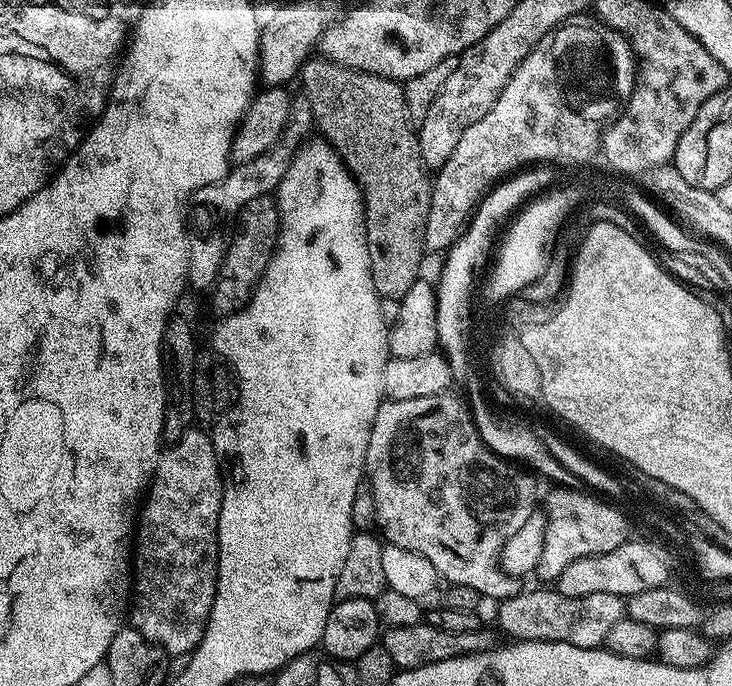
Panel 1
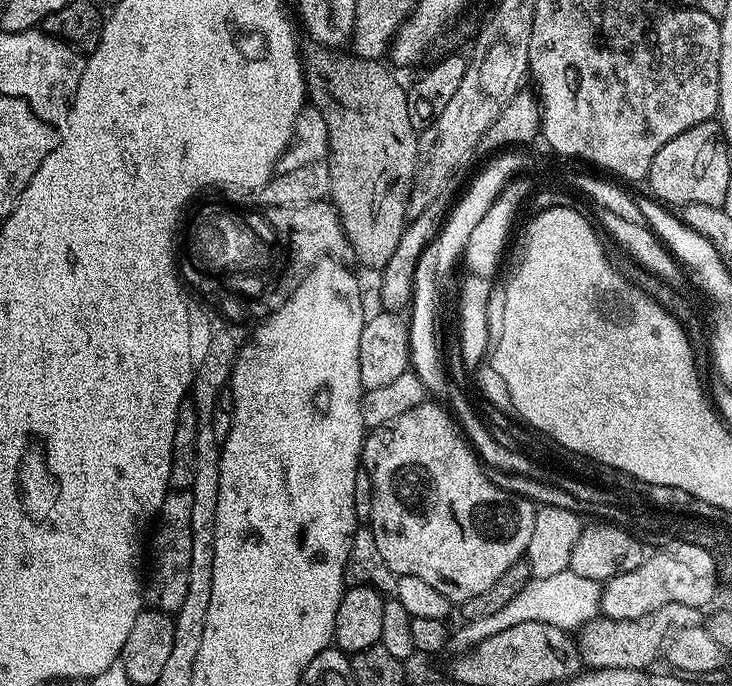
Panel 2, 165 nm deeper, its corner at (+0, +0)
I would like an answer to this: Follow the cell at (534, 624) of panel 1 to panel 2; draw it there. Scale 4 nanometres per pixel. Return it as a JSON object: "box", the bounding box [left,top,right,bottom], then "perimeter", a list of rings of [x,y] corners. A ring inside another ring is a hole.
{"box":[578,602,702,670],"perimeter":[[[670,602],[651,616],[637,620],[609,620],[597,618],[585,624],[578,632],[581,659],[589,669],[598,668],[639,668],[648,670],[656,659],[661,659],[670,637],[683,628],[699,628],[702,624],[701,609],[682,606],[682,602]]]}

